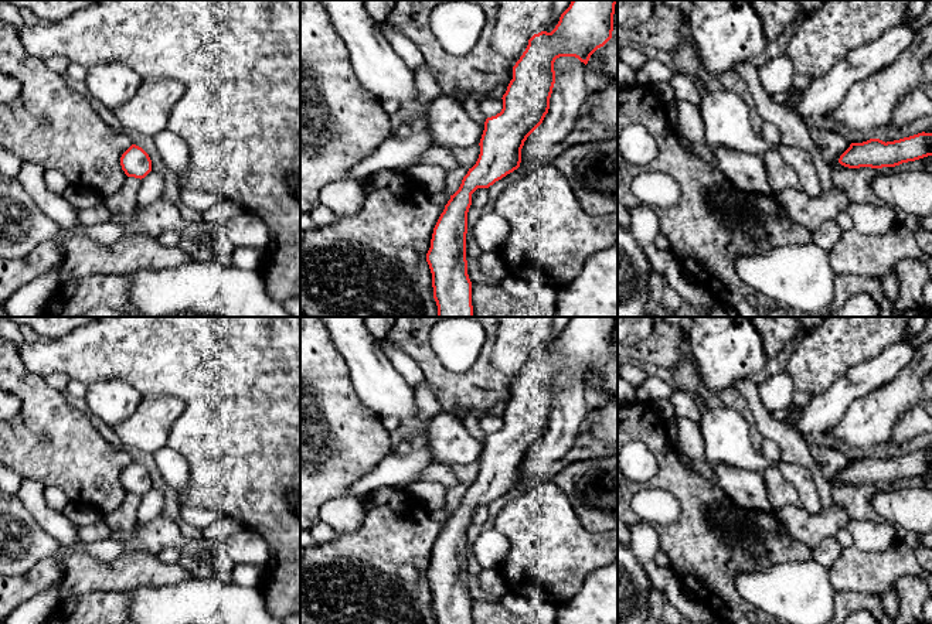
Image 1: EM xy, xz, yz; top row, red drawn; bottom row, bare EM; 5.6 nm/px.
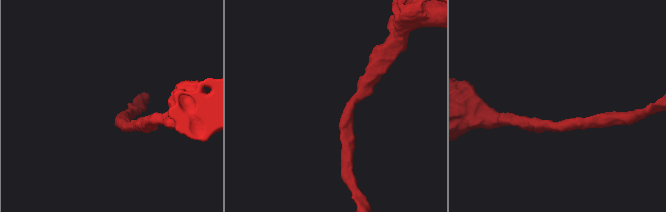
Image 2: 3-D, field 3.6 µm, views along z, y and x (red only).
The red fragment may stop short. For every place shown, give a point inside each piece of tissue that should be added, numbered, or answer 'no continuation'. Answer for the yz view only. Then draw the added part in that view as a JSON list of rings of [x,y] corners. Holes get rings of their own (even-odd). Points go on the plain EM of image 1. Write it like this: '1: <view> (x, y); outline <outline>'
no continuation

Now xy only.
no continuation

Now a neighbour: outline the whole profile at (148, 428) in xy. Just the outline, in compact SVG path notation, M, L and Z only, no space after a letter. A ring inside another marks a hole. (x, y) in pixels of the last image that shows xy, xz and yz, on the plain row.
M143 396L130 416L112 429L126 447L154 454L167 446L171 426L184 409L177 396Z

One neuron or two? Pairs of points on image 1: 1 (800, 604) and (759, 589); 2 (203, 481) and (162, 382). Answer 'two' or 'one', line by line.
1: one
2: one

